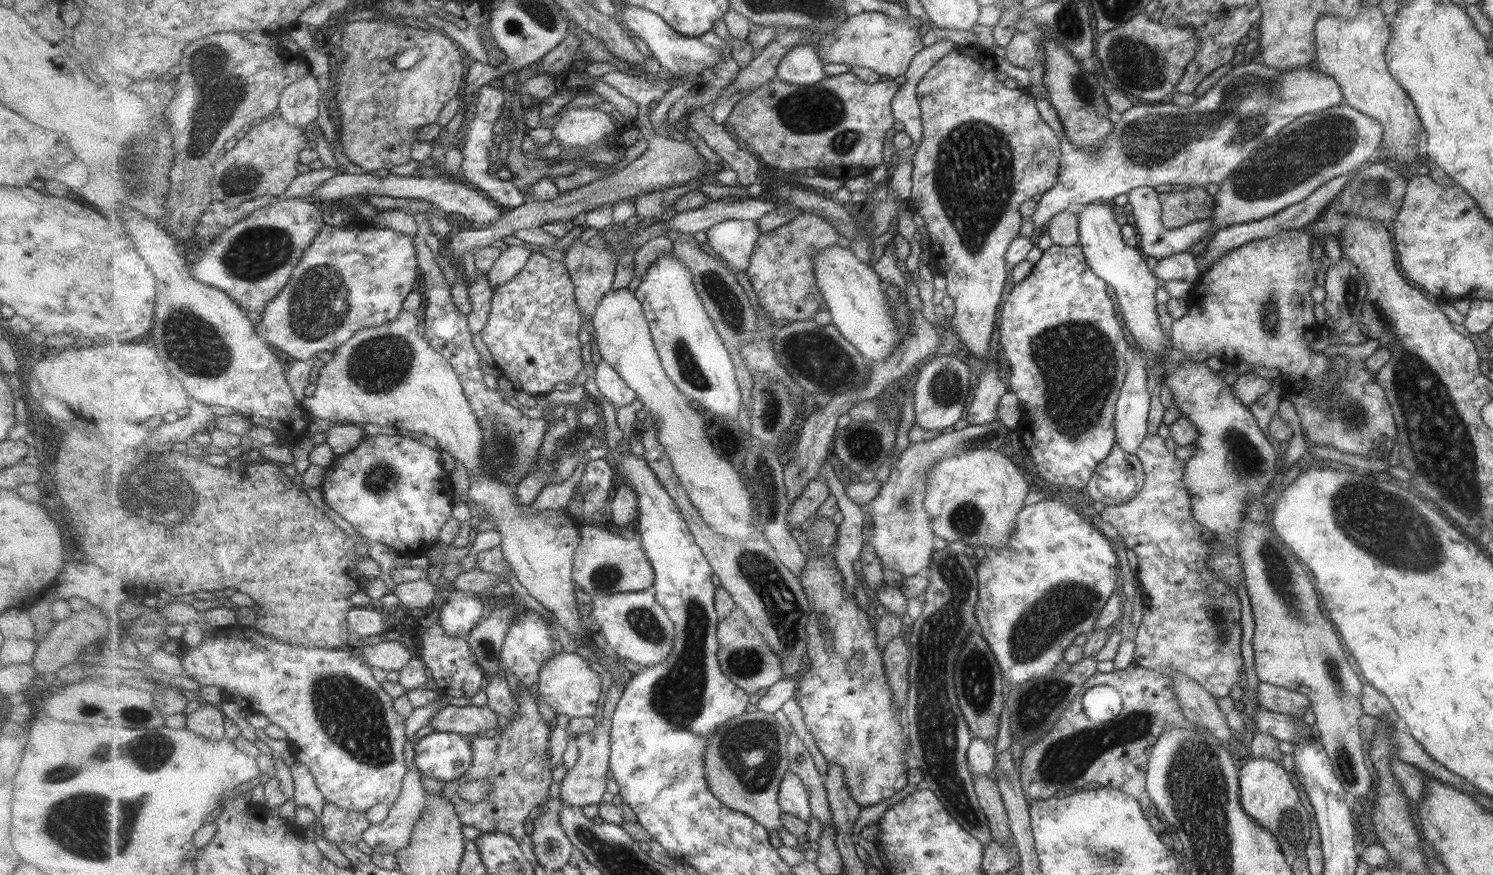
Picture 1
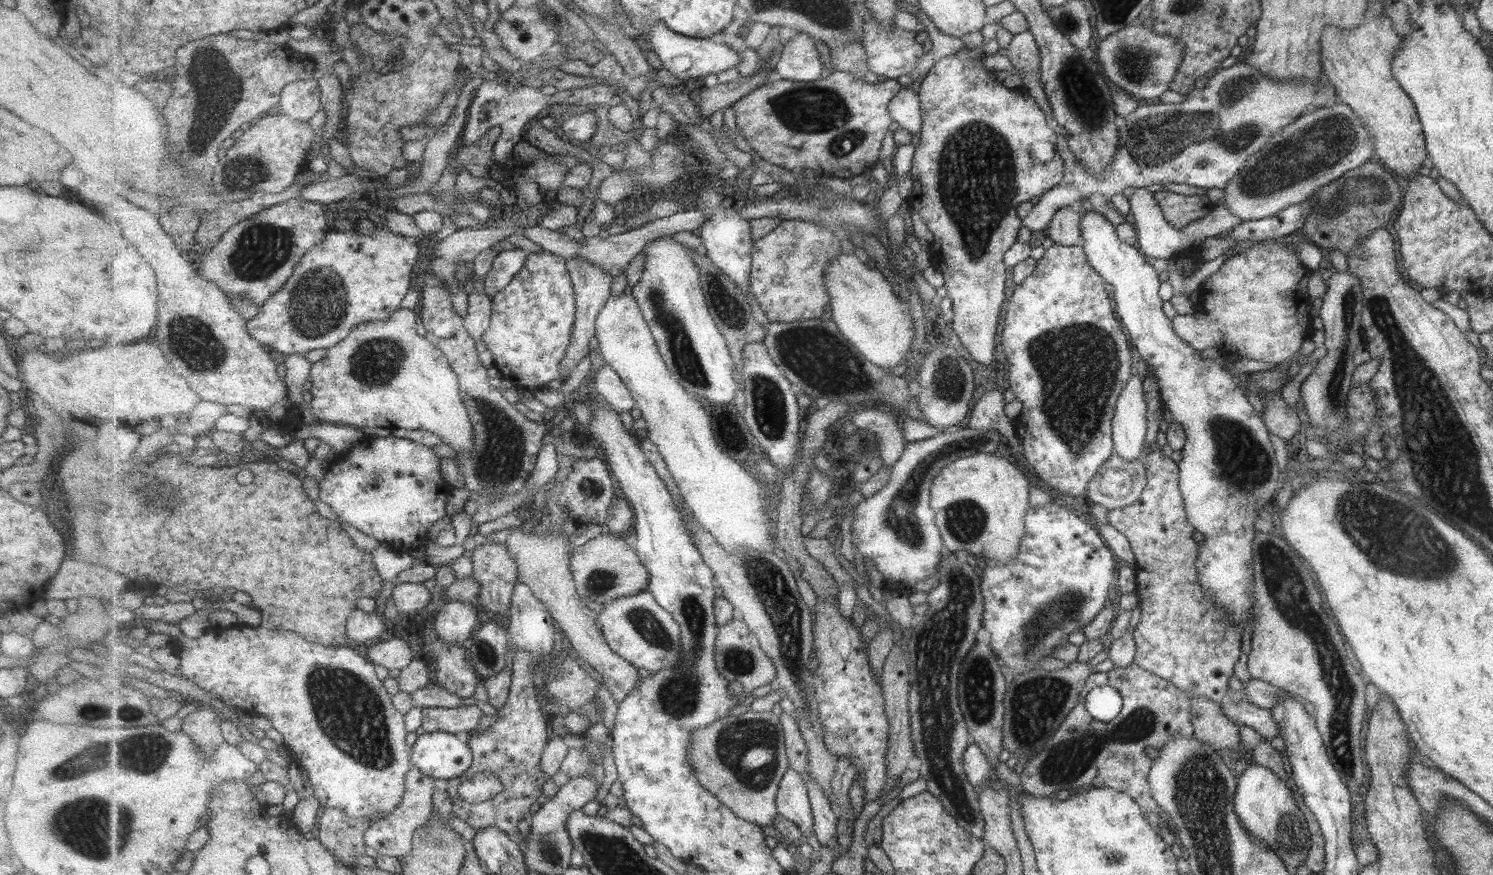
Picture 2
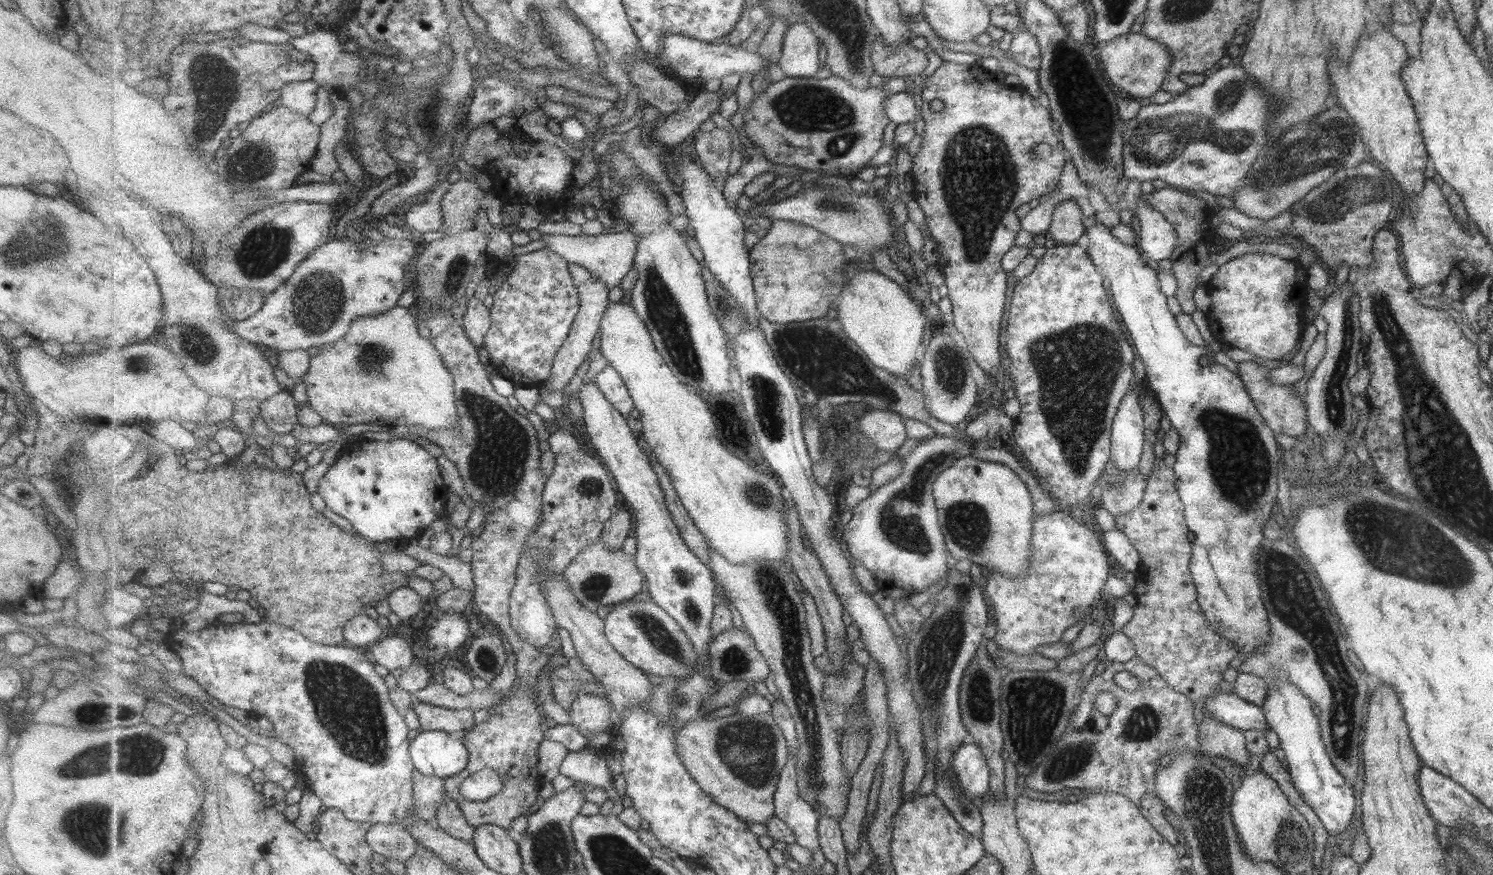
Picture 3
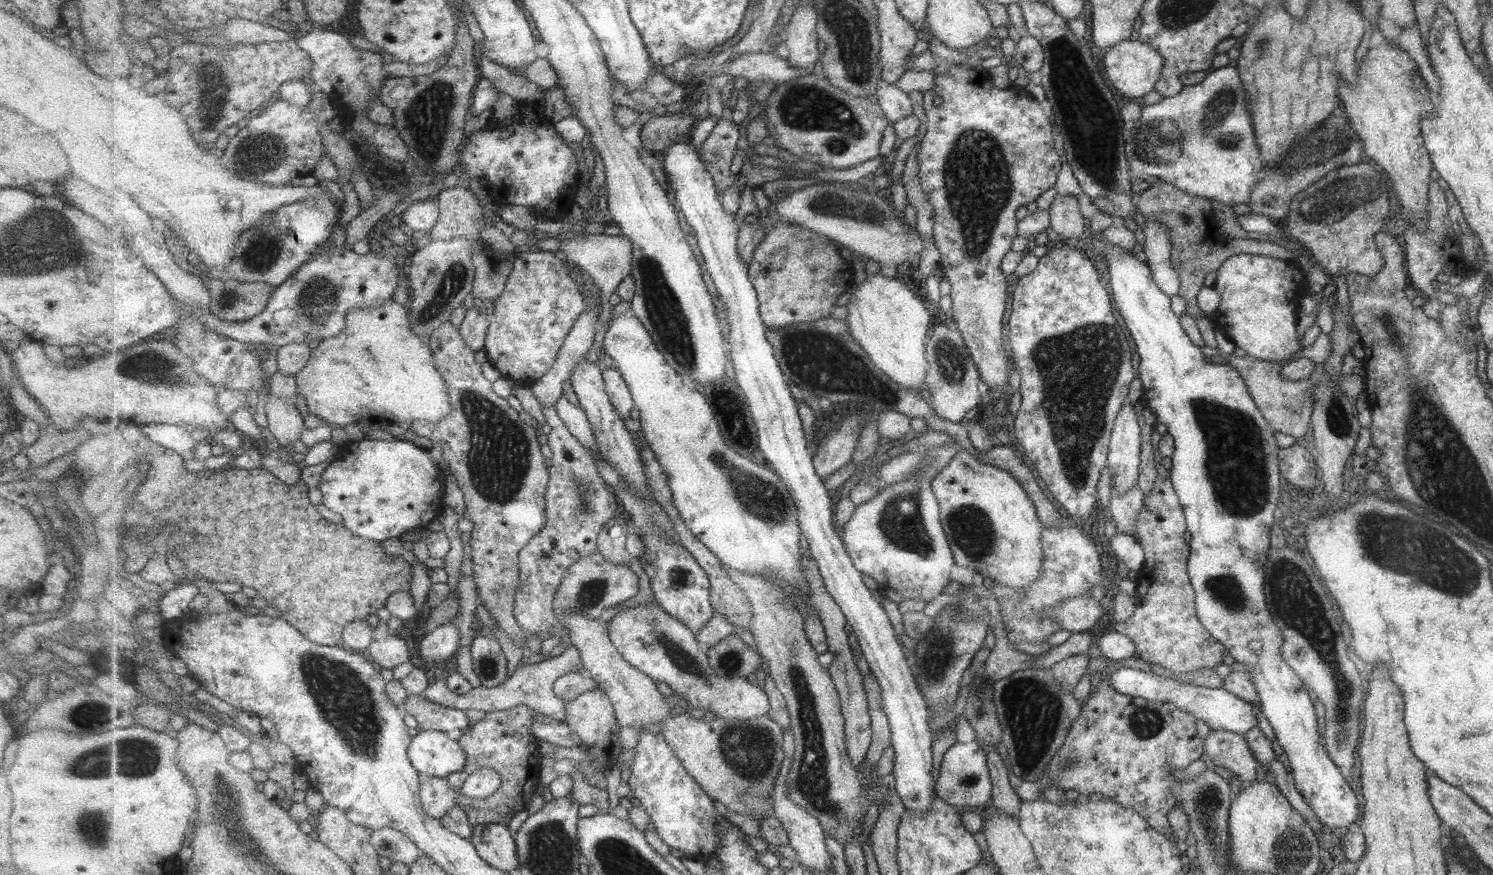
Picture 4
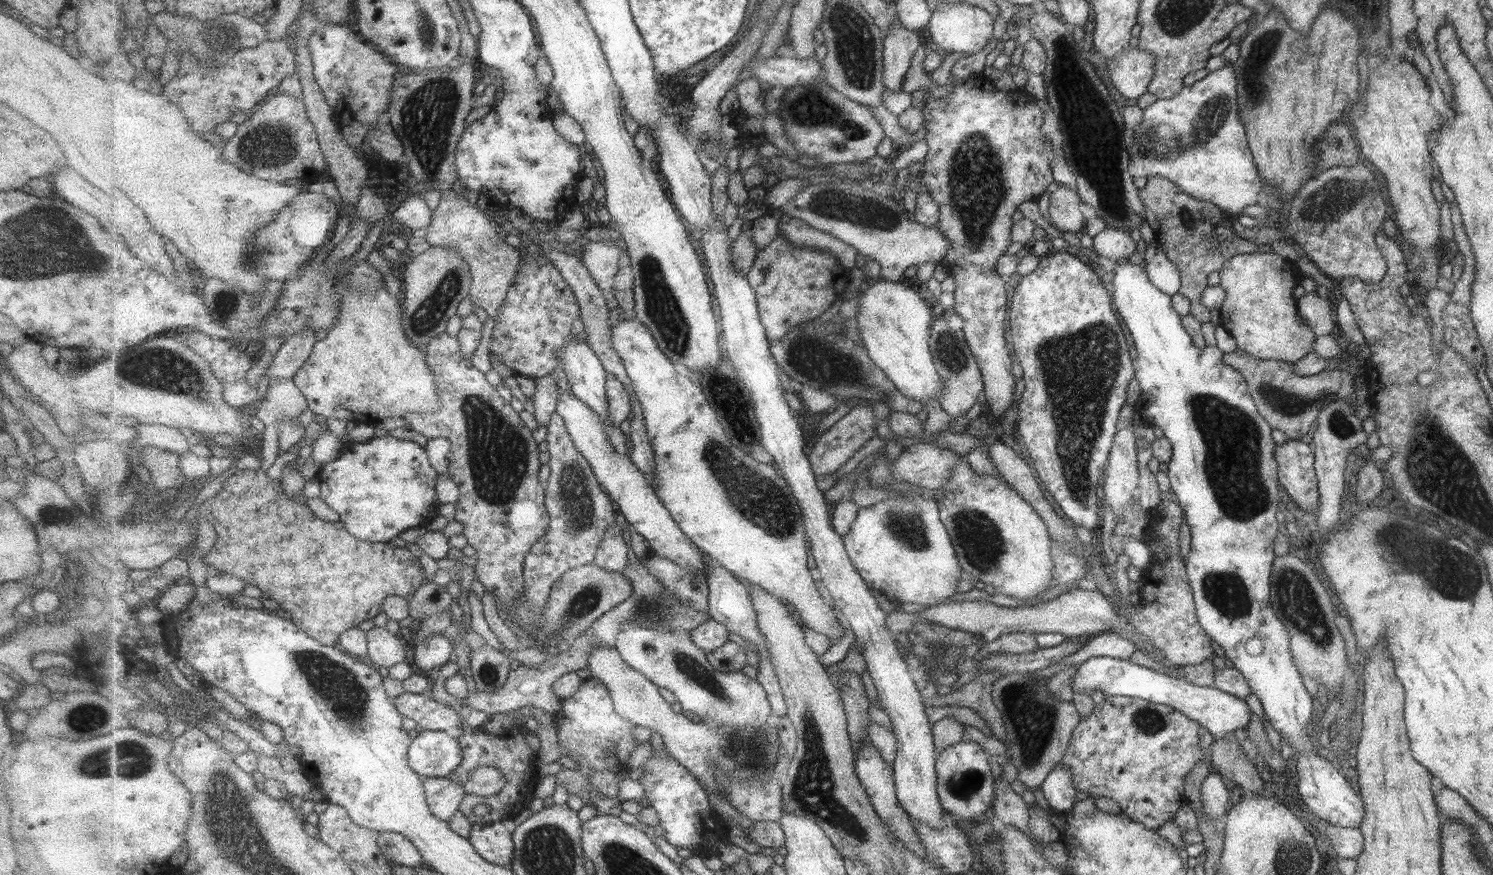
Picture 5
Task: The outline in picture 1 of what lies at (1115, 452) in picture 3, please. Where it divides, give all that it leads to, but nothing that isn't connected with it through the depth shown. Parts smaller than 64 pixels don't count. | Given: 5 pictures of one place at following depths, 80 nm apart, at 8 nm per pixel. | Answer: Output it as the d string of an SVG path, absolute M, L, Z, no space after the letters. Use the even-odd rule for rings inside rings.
M1134 348L1133 354L1129 356L1128 372L1117 399L1116 416L1113 419L1117 447L1131 455L1135 455L1145 438L1145 420L1148 420L1147 412L1151 406L1143 358L1139 358L1136 352Z

